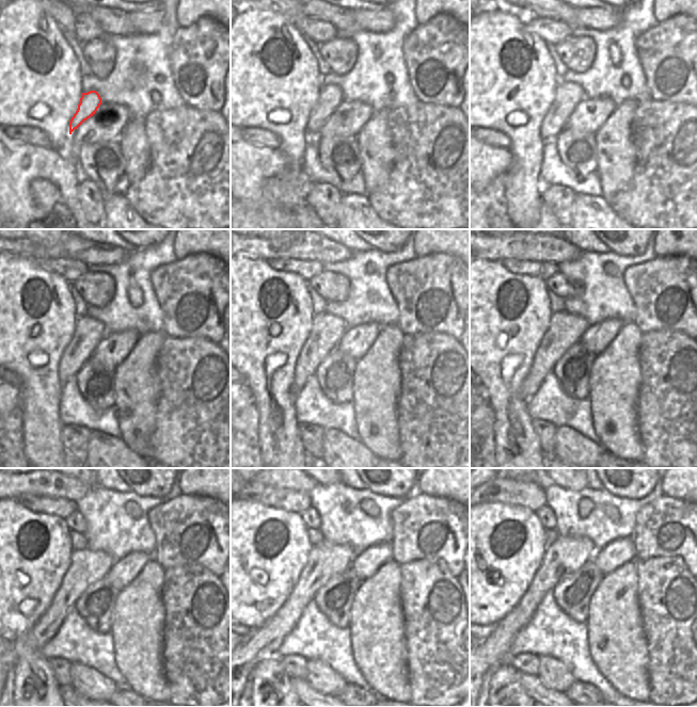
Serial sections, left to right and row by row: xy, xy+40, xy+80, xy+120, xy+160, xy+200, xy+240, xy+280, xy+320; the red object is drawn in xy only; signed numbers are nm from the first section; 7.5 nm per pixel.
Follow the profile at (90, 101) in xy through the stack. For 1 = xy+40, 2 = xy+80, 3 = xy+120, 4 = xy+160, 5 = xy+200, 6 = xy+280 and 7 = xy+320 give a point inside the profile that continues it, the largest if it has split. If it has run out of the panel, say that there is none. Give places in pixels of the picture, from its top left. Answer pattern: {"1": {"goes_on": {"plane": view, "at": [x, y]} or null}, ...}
{"1": {"goes_on": {"plane": "xy+40", "at": [330, 97]}}, "2": {"goes_on": {"plane": "xy+80", "at": [568, 95]}}, "3": {"goes_on": {"plane": "xy+120", "at": [88, 333]}}, "4": {"goes_on": {"plane": "xy+160", "at": [327, 330]}}, "5": {"goes_on": {"plane": "xy+200", "at": [565, 330]}}, "6": {"goes_on": {"plane": "xy+280", "at": [325, 561]}}, "7": {"goes_on": {"plane": "xy+320", "at": [565, 556]}}}

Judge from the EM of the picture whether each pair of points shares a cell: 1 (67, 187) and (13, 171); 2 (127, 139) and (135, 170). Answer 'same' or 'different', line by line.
1: same
2: same

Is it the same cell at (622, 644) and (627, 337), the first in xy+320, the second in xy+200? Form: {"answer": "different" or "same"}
{"answer": "same"}

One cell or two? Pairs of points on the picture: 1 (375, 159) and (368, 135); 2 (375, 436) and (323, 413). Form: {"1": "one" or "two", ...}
{"1": "one", "2": "two"}

